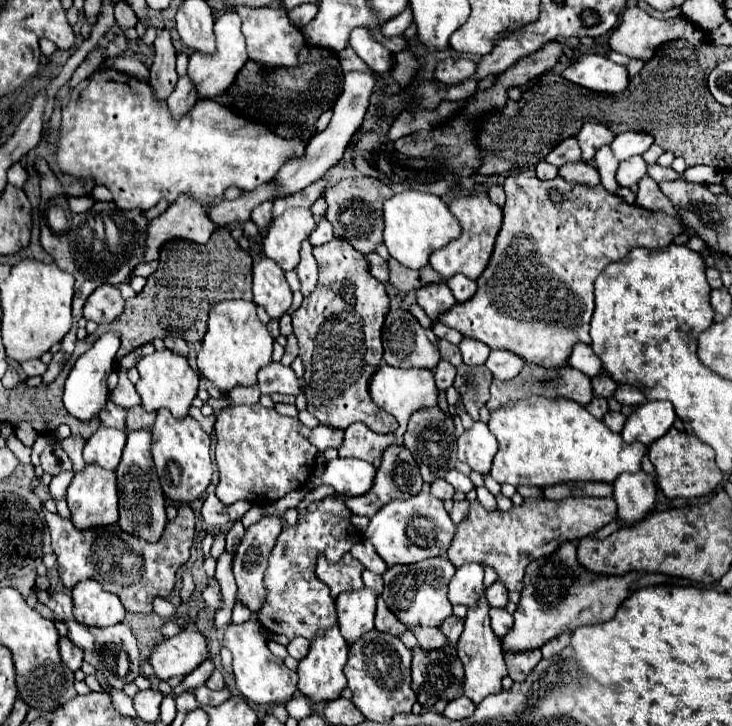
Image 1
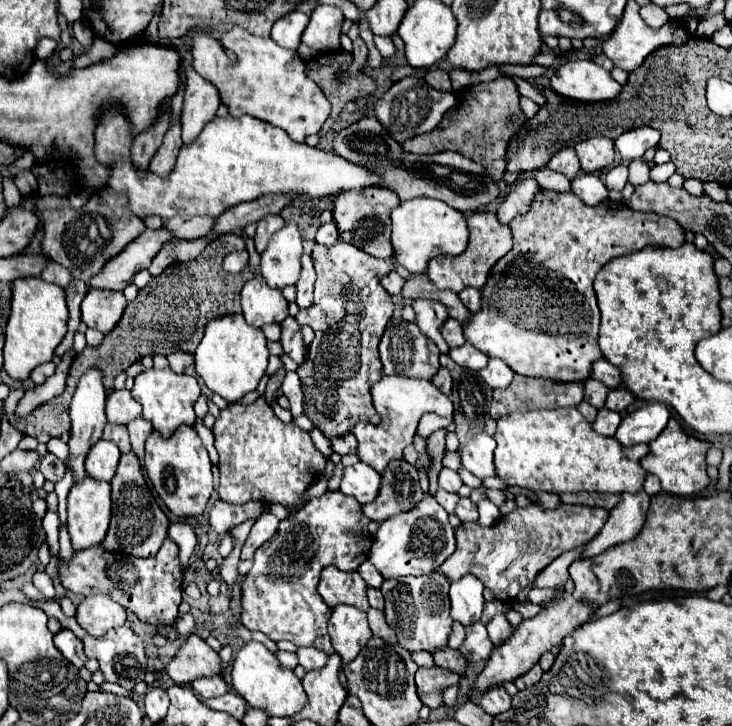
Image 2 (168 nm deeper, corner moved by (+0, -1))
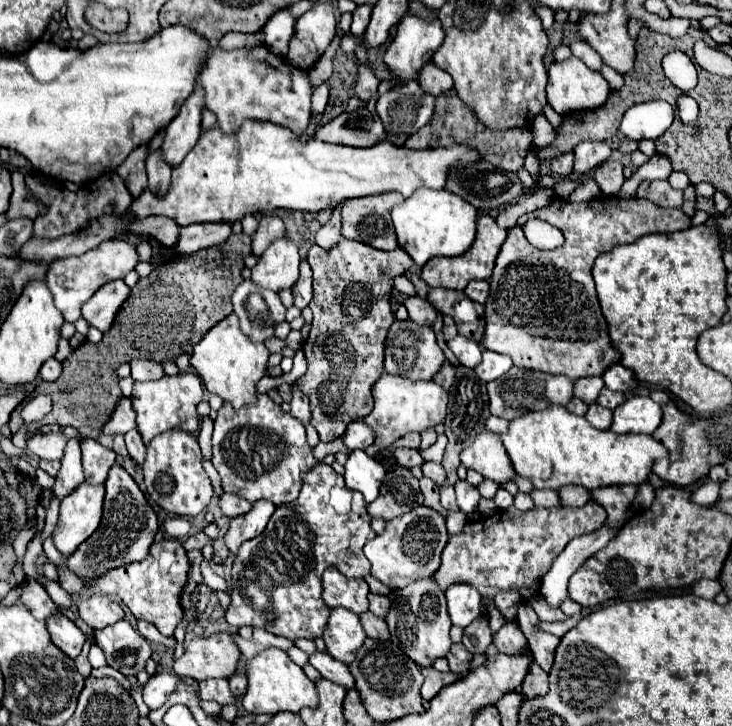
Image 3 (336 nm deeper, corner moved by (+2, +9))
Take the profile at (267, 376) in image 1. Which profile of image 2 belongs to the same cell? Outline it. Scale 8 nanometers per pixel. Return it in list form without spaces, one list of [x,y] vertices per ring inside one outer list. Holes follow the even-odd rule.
[[[288,371],[280,389],[282,389],[282,393],[288,397],[288,401],[290,401],[290,411],[292,411],[292,415],[294,415],[294,417],[300,415],[300,413],[302,413],[302,399],[304,399],[304,395],[302,395],[302,389],[300,389],[300,379],[298,379],[298,375],[296,375],[294,371]]]

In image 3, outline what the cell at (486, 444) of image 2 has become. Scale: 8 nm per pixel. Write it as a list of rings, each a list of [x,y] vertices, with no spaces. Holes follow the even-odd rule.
[[[490,431],[480,433],[476,441],[460,453],[460,461],[468,469],[478,471],[484,479],[496,481],[498,485],[506,485],[516,477],[500,437]]]

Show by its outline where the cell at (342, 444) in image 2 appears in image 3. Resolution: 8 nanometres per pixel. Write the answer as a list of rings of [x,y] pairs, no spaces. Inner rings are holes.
[[[352,421],[342,437],[348,449],[366,449],[374,443],[374,431],[364,421]]]

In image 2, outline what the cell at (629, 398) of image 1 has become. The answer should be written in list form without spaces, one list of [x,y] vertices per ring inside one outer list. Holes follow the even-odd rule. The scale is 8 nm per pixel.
[[[618,387],[618,389],[612,389],[608,393],[608,399],[606,399],[606,407],[612,409],[612,411],[624,411],[628,405],[634,403],[634,395],[626,389],[626,387]]]

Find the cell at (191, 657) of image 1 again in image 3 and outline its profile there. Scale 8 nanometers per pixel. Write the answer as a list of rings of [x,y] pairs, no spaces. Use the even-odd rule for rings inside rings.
[[[214,633],[208,639],[196,637],[186,645],[184,655],[174,661],[174,673],[196,681],[212,677],[232,677],[240,659],[240,649],[230,633]]]

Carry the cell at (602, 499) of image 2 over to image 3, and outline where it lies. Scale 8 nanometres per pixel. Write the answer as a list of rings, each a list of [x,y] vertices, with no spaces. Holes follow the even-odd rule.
[[[614,485],[614,487],[606,487],[606,489],[594,489],[592,499],[606,509],[606,513],[610,517],[610,525],[614,529],[618,529],[616,525],[620,525],[624,521],[624,513],[632,505],[636,491],[638,491],[638,485]]]

